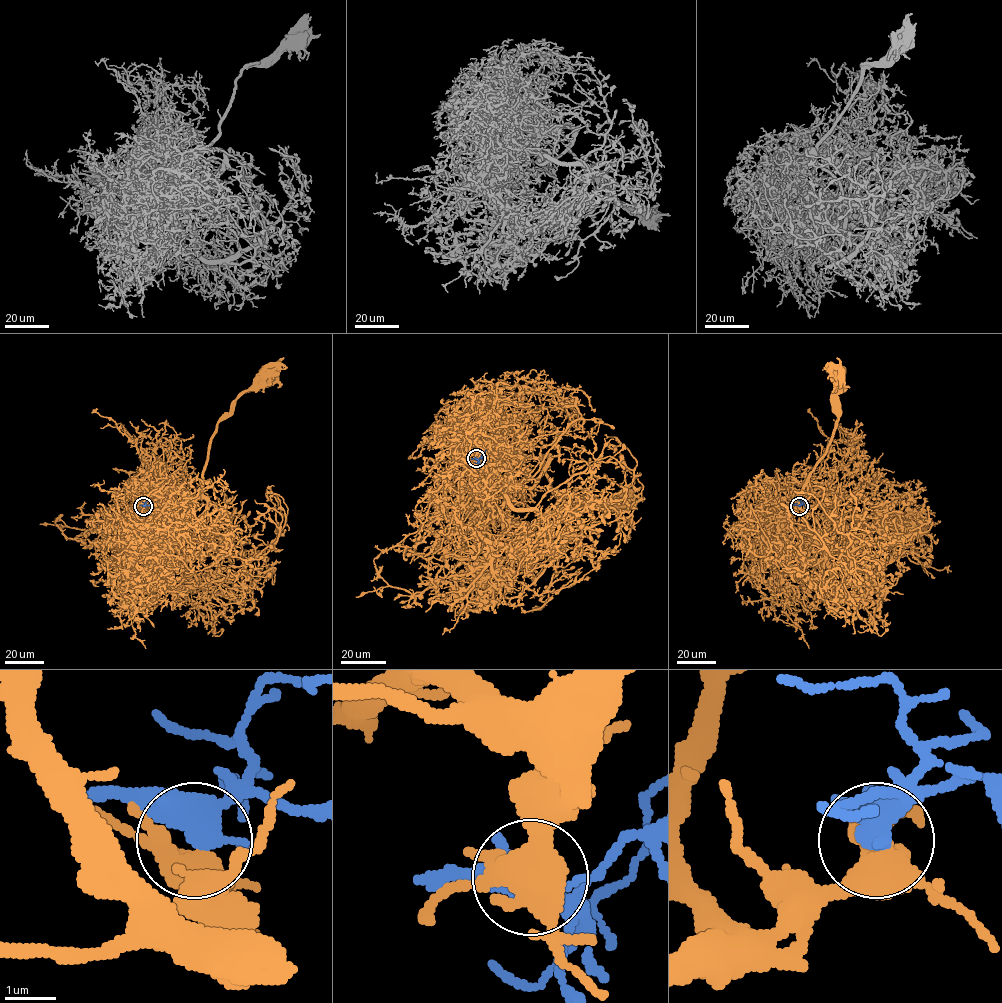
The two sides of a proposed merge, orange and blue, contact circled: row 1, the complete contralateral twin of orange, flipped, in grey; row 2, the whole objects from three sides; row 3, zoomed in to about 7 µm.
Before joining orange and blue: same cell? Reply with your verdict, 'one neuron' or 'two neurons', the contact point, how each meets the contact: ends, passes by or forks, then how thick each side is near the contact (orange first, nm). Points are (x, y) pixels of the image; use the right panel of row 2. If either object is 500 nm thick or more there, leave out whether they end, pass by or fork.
one neuron; place (799, 506); orange forks; blue forks; calibres 440 and 400 nm

